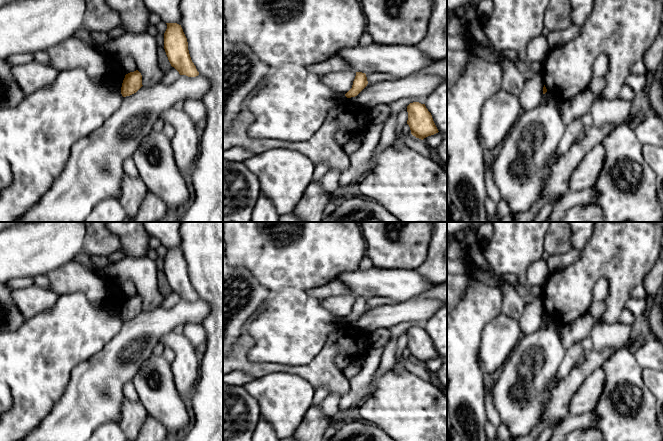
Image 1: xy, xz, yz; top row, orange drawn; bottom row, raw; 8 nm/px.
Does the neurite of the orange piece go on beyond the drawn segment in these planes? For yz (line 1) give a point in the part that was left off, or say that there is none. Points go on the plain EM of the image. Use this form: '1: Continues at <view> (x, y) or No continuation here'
1: No continuation here

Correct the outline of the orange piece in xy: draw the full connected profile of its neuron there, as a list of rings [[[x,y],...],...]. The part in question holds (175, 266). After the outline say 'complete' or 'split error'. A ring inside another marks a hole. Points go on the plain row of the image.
[[[166,247],[167,253],[164,257],[164,273],[168,284],[180,299],[196,301],[199,296],[191,284],[187,262],[181,249],[177,247]]]; complete

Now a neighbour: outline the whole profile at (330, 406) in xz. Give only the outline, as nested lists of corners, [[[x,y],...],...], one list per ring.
[[[337,393],[329,394],[320,404],[323,415],[330,418],[338,416],[341,412],[339,408],[341,397],[342,396]]]

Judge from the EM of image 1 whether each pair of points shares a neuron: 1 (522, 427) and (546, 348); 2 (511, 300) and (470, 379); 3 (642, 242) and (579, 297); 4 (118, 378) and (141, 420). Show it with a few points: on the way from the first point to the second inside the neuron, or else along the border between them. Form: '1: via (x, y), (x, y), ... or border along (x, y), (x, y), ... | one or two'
1: via (525, 407), (531, 401), (536, 368) | one
2: border along (502, 288), (501, 312) | two
3: via (624, 260), (618, 269), (600, 270), (591, 279) | one
4: border along (124, 398), (121, 404), (121, 416), (117, 422) | two

